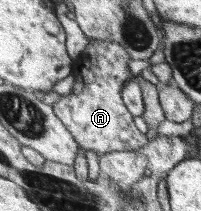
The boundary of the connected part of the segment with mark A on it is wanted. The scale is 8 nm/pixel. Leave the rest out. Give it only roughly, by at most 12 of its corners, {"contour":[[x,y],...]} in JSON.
{"contour":[[90,39],[69,95],[50,99],[78,144],[103,154],[149,143],[122,91],[131,54]]}

